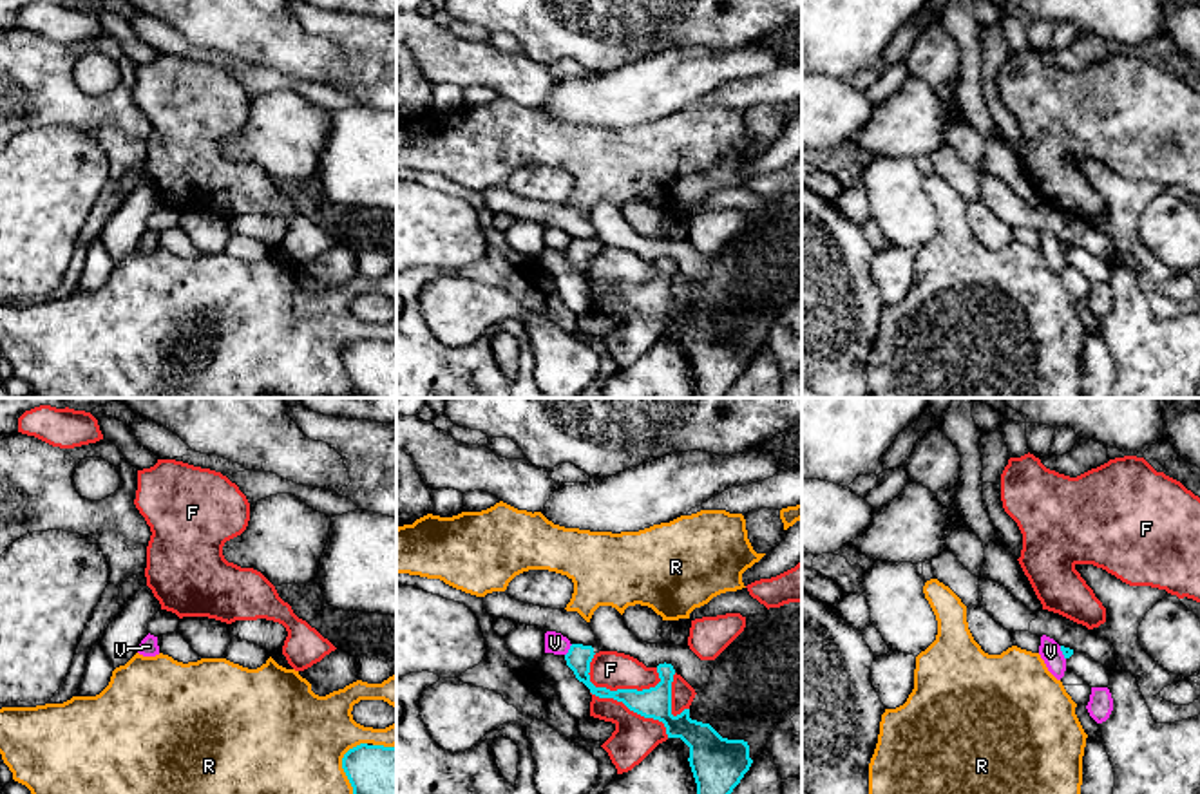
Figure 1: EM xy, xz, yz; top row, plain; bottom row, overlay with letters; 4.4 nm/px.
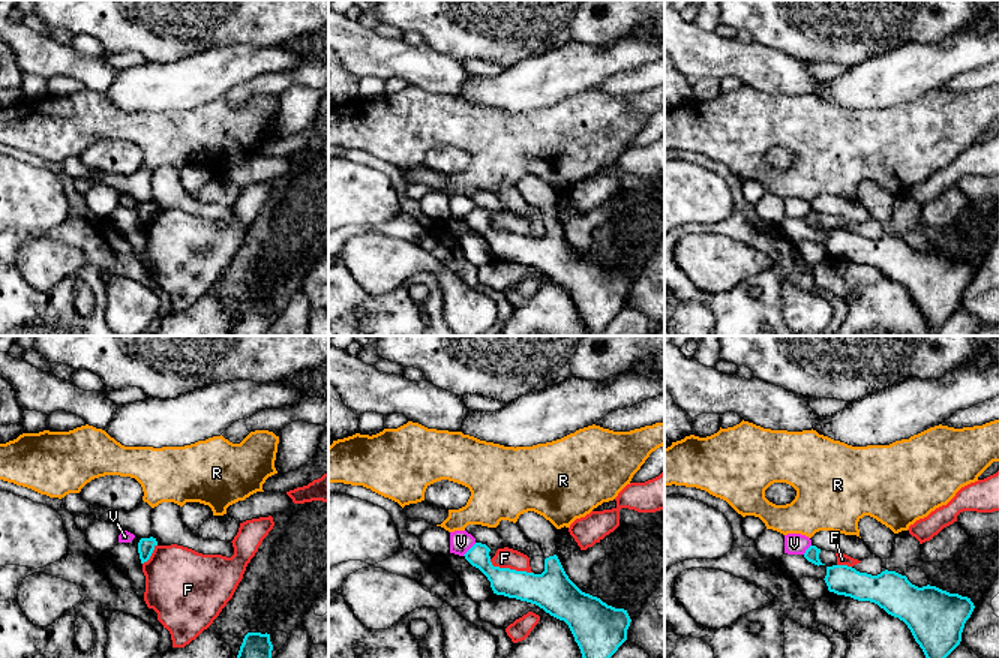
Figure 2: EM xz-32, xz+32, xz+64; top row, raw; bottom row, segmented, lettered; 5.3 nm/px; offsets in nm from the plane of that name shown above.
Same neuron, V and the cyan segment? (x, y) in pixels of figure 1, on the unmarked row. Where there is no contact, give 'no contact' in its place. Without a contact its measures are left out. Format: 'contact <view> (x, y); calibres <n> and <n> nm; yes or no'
contact xz (569, 245); calibres 110 and 100 nm; no

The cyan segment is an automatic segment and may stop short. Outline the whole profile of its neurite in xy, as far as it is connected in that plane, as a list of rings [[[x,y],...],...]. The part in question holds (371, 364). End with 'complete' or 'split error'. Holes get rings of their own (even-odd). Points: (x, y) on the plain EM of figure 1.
[[[360,338],[342,353],[353,391],[366,398],[396,398],[396,340]]]; complete

